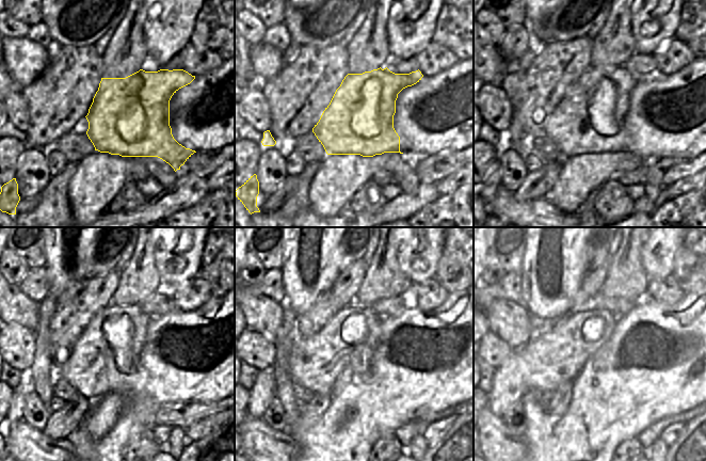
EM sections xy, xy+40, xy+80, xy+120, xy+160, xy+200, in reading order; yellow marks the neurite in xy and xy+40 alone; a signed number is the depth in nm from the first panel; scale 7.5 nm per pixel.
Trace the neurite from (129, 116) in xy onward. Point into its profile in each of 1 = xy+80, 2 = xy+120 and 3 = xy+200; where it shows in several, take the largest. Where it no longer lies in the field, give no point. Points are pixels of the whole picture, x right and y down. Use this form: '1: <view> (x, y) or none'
1: xy+80 (589, 120)
2: xy+120 (95, 369)
3: xy+200 (548, 360)

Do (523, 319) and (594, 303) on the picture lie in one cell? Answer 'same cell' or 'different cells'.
different cells

